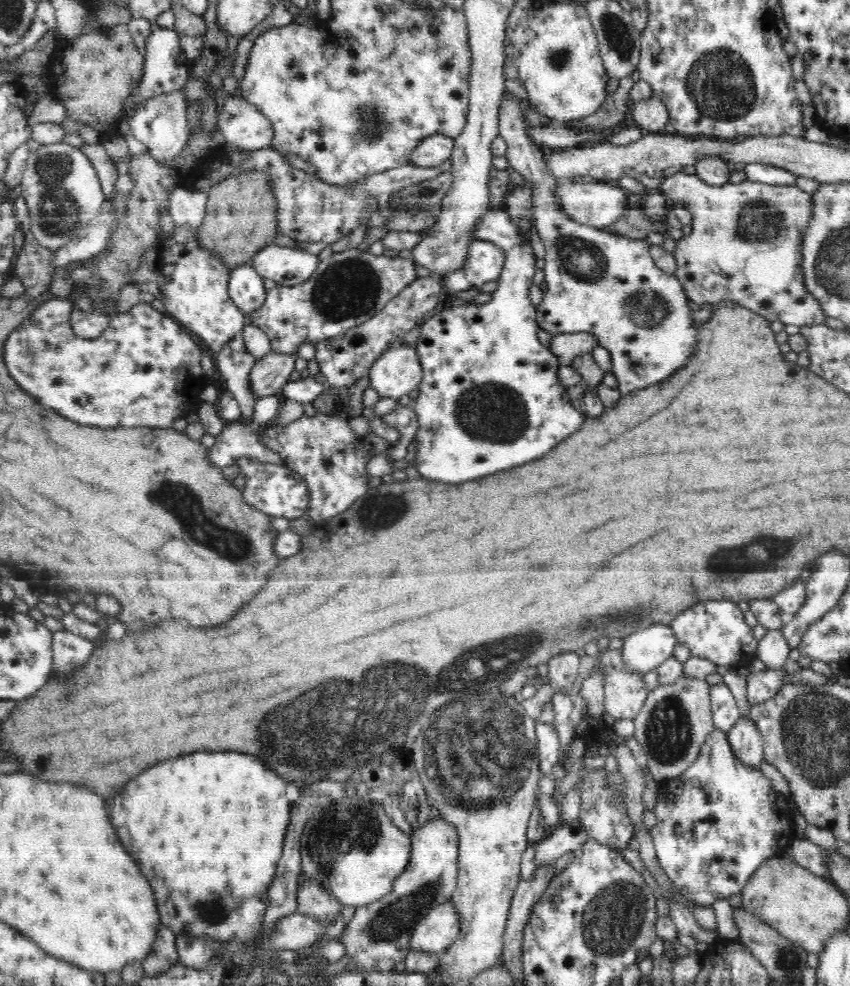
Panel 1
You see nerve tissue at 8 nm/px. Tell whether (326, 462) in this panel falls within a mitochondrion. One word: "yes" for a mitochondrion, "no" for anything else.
yes

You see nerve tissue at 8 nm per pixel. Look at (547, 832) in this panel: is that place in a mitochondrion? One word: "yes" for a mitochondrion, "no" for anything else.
no

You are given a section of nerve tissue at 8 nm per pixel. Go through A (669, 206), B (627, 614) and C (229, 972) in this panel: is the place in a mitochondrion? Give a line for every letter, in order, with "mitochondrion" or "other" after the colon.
A: other
B: mitochondrion
C: other

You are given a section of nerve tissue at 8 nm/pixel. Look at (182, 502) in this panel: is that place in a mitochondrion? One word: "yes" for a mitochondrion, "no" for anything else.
yes

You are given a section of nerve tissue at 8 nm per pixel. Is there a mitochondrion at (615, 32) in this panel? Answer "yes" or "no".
yes

